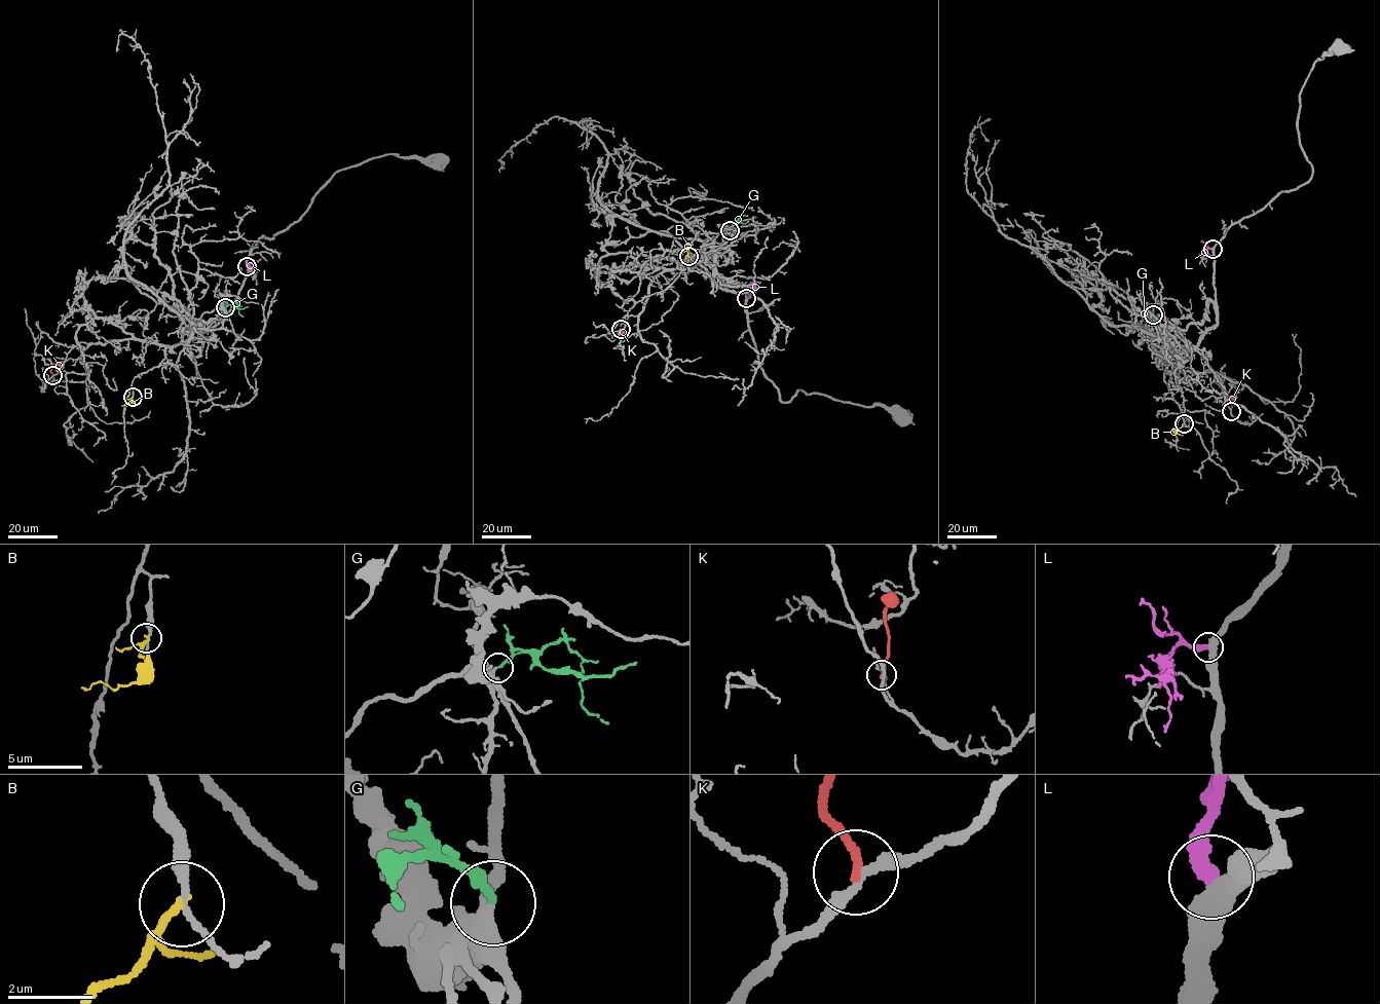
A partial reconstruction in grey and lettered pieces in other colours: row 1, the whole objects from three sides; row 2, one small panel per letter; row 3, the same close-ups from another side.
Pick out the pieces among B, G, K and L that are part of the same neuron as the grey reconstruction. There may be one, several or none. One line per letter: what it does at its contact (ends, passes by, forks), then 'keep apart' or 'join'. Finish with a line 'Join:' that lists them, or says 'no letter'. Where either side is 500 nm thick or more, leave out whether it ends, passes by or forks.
B: it passes by | keep apart
G: it ends | join
K: it ends | keep apart
L: it ends | keep apart
Join: G

